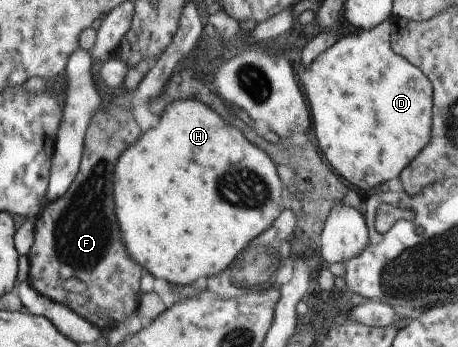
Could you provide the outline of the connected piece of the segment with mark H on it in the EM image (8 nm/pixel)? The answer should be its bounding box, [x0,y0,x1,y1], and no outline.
[114,100,283,286]

